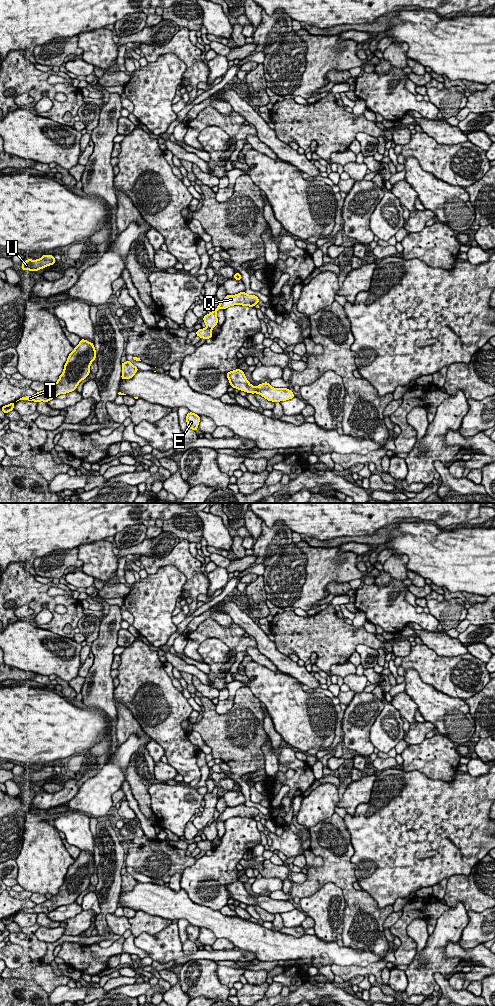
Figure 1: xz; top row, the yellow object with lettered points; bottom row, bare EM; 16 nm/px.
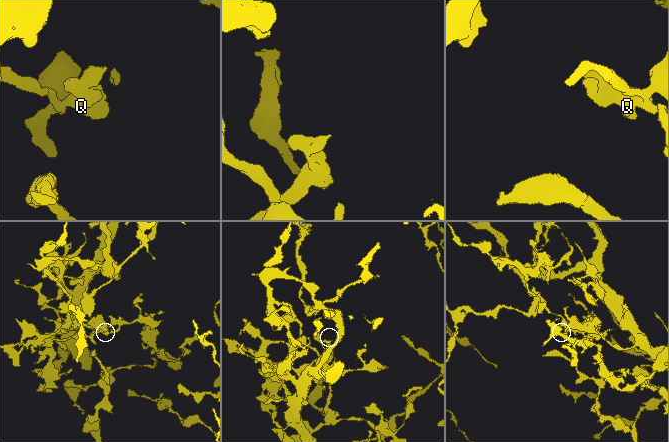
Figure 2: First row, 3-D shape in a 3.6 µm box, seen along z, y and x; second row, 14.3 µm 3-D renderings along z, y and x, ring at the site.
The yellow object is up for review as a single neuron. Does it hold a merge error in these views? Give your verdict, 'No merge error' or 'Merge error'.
Merge error

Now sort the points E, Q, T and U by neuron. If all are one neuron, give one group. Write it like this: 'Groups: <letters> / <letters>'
Groups: E / Q T U

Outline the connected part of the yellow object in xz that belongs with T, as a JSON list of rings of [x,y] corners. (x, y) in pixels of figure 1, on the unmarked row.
[[[81,851],[74,863],[69,866],[63,885],[59,888],[59,892],[56,895],[52,895],[49,900],[37,904],[33,908],[22,909],[19,912],[48,914],[59,906],[76,902],[78,896],[89,887],[90,877],[95,870],[94,856]]]

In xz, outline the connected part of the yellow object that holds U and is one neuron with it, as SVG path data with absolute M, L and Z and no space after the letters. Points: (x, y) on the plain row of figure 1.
M43 766L43 768L37 772L27 771L24 775L21 776L21 779L23 783L30 782L34 784L45 780L46 778L53 777L56 774L57 773L54 771L53 767Z

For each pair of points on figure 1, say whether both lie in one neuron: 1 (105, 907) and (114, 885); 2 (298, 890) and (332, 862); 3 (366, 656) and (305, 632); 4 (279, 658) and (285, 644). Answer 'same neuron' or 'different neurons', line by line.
1: same neuron
2: same neuron
3: different neurons
4: different neurons

